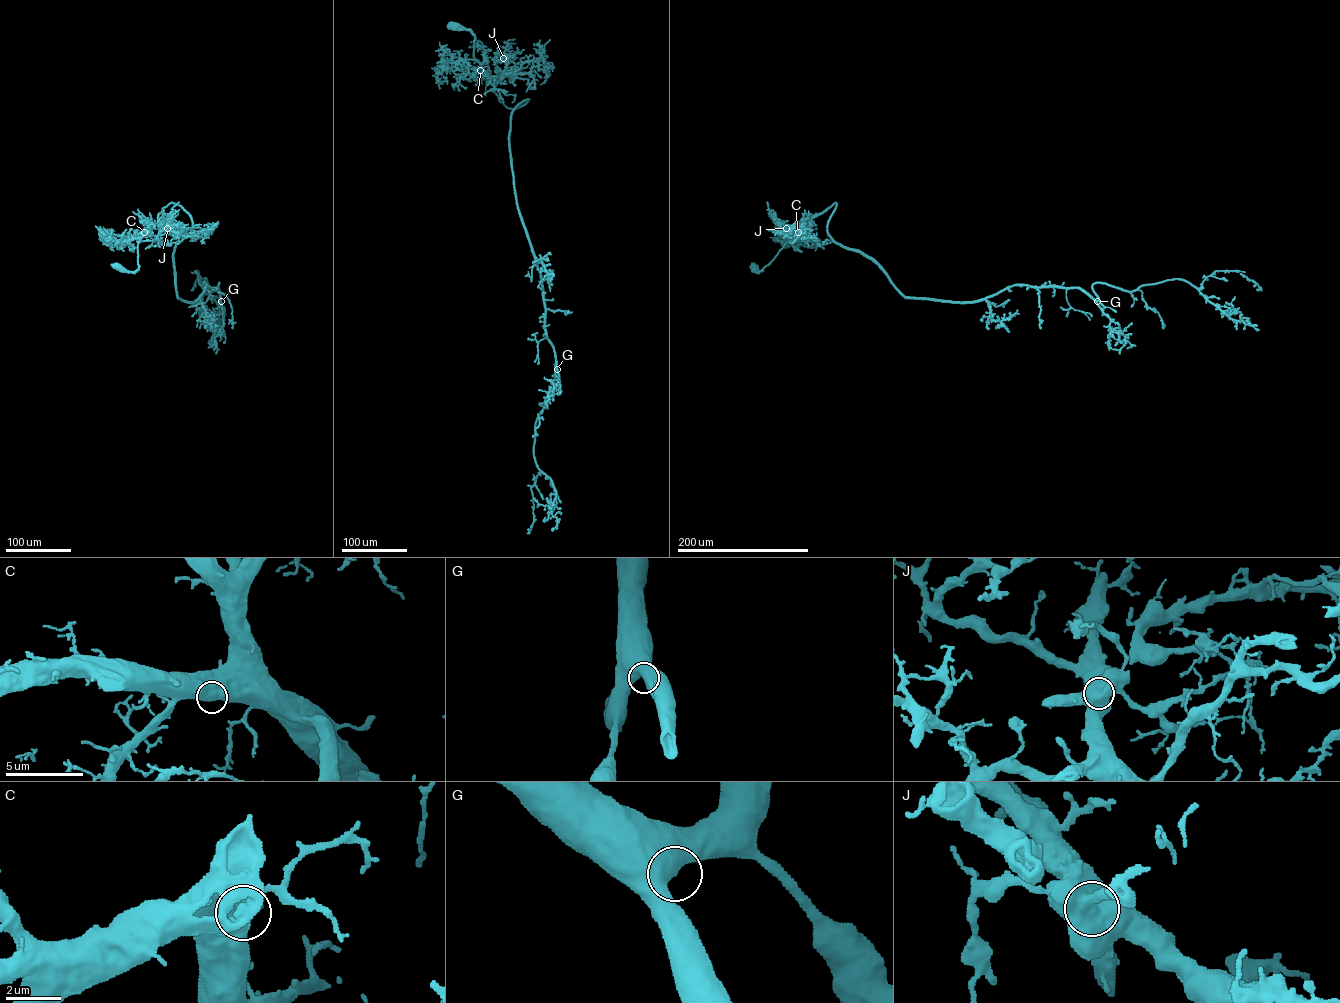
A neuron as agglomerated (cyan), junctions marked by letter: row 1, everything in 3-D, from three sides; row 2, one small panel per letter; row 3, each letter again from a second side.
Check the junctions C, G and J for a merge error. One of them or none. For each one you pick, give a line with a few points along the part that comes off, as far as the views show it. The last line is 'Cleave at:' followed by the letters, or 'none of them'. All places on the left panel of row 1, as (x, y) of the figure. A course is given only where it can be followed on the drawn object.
Cleave at: J

